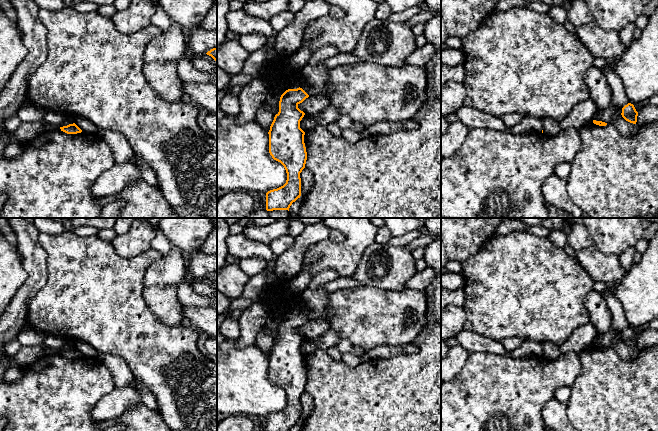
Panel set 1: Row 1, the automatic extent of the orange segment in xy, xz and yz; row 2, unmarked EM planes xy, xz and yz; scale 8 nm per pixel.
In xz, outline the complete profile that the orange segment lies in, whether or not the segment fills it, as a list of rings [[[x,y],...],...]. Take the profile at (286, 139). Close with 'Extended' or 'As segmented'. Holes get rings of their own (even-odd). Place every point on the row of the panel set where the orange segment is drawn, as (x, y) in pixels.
[[[288,89],[280,97],[279,112],[275,115],[270,126],[269,134],[269,153],[272,158],[280,162],[287,173],[286,183],[266,193],[266,210],[288,210],[293,202],[301,196],[300,173],[305,168],[307,152],[304,143],[305,132],[300,128],[300,121],[305,113],[298,108],[309,95],[302,89]]]. As segmented

